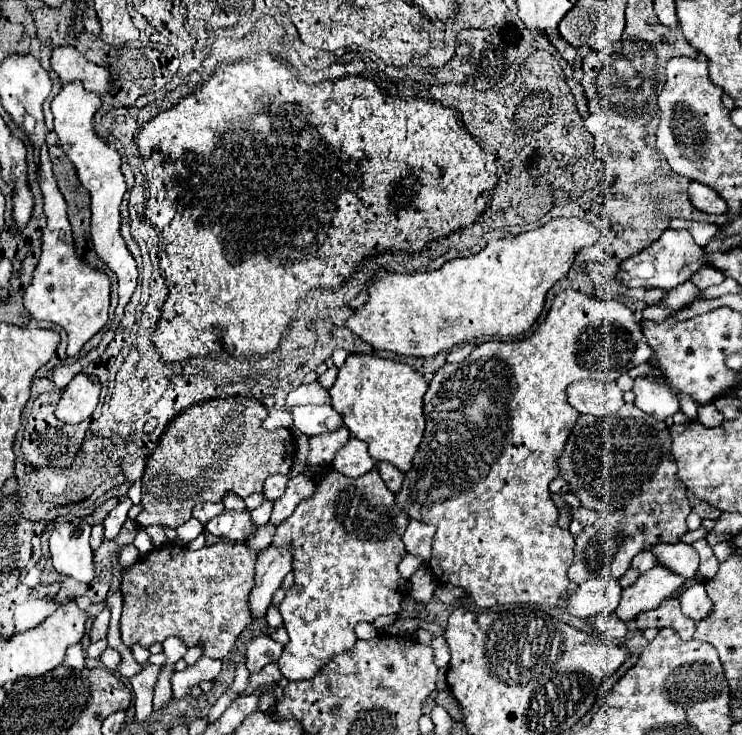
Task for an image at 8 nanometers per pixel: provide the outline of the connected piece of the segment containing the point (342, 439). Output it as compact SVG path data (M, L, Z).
M346 427L336 429L332 433L310 437L310 453L308 461L334 461L340 447L344 447L350 439L350 431Z

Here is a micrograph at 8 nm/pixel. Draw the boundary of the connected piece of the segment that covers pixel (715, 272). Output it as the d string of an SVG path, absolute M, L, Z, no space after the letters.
M704 265L698 273L692 275L690 281L692 281L696 287L700 287L700 289L708 289L708 287L712 287L712 285L720 285L724 279L726 279L726 275L724 275L720 269L716 269L716 267L712 267L712 265Z

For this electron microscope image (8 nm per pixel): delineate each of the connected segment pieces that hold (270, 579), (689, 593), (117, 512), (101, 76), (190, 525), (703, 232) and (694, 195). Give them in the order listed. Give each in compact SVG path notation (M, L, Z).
M268 545L260 551L256 563L256 587L250 593L250 607L254 617L264 617L270 607L274 591L282 585L282 579L290 573L292 549Z
M692 585L692 587L688 587L680 595L680 605L682 605L682 613L688 615L694 621L704 619L712 611L712 601L706 595L704 585Z
M124 497L124 499L120 499L120 503L108 513L108 517L104 519L104 537L106 537L106 539L112 541L112 539L116 539L116 537L120 535L122 525L124 525L124 521L128 519L130 507L132 507L132 501L130 501L128 497Z
M56 47L52 53L52 69L58 73L62 83L70 83L80 79L84 89L104 95L108 91L110 73L106 67L90 63L78 49L74 47Z
M188 519L184 525L180 525L178 529L176 529L176 533L178 533L178 537L176 537L176 545L188 545L192 539L196 539L200 533L204 531L204 525L198 521L198 519Z
M672 219L670 227L672 229L688 229L700 247L708 245L708 241L718 231L718 225L714 225L714 223L698 223L698 221L686 221L686 219Z
M690 183L688 187L688 195L690 195L690 201L696 209L704 211L704 213L714 213L714 215L720 215L720 213L726 213L726 201L722 201L722 197L718 197L714 193L714 189L702 185L702 183Z

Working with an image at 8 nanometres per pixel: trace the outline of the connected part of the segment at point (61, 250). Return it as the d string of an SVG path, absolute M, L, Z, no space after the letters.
M40 145L40 169L38 169L44 197L44 215L46 229L42 233L42 253L38 265L32 273L32 281L24 291L24 307L38 321L46 319L66 329L68 333L68 357L74 357L84 343L88 343L108 321L110 307L110 279L98 269L88 267L82 259L78 259L74 251L72 231L66 217L66 201L56 187L56 179L52 175L52 163L48 157L46 145Z

